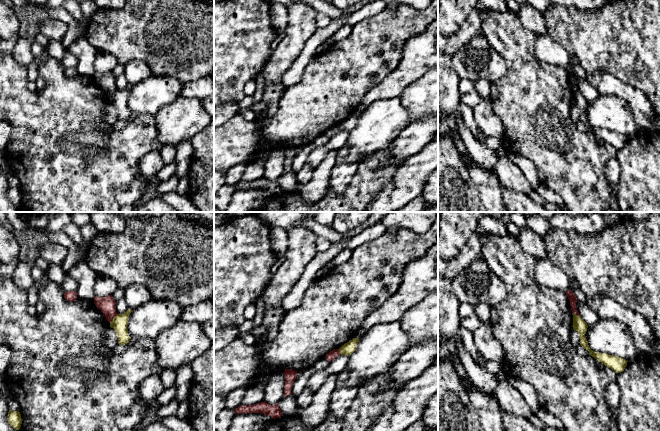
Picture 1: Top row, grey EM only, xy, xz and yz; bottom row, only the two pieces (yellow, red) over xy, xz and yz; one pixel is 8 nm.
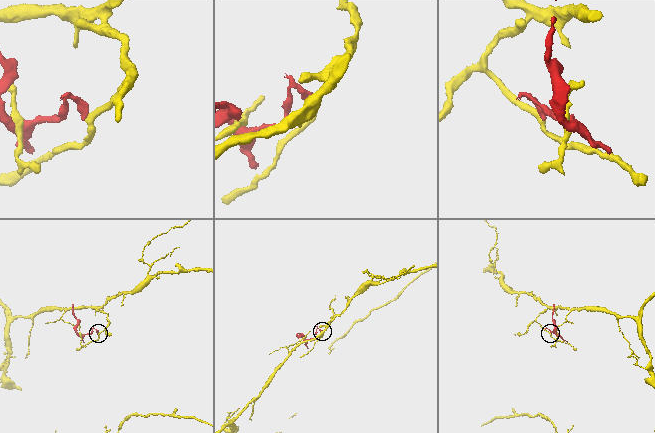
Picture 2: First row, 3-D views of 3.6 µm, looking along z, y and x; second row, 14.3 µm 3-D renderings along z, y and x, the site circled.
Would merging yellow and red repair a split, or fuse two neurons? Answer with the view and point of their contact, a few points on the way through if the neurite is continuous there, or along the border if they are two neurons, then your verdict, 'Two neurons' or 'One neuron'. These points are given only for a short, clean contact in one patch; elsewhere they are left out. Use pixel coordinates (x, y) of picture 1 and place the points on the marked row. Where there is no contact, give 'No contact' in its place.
Touches yellow at xy (113, 318). Boundary: xy (117, 314), (109, 322). Two neurons

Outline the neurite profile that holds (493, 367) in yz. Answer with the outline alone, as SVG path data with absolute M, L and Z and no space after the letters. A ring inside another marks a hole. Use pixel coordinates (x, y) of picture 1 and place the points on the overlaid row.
M460 326L459 327L459 334L461 337L461 342L464 345L465 350L472 356L473 360L482 368L487 370L492 374L496 374L499 370L502 369L502 364L497 361L489 361L482 357L479 353L474 339L473 333L468 329Z

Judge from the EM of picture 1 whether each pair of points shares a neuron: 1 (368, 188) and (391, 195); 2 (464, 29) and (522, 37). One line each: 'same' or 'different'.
1: different
2: different

